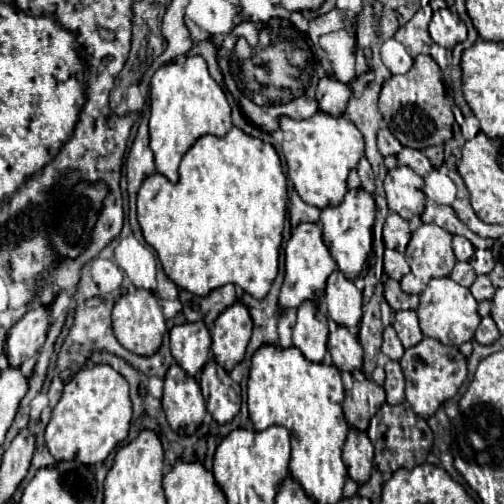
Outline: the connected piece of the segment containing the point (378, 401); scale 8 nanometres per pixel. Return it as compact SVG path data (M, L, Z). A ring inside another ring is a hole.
M368 378L354 380L352 390L346 392L346 398L342 402L342 410L348 426L366 432L370 418L384 402L386 402L386 394L382 386L374 384Z

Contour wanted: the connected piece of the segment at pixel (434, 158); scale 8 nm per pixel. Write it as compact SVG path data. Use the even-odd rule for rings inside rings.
M430 146L430 148L426 148L424 150L424 154L428 156L428 160L430 160L430 164L434 166L434 168L440 168L442 166L442 162L444 162L444 146Z

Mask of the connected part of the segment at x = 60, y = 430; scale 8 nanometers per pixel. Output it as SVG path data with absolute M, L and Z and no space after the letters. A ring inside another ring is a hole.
M106 364L82 368L64 388L52 418L46 426L46 446L56 462L78 460L90 470L102 466L108 454L128 438L132 420L132 402L128 396L128 382L122 374Z

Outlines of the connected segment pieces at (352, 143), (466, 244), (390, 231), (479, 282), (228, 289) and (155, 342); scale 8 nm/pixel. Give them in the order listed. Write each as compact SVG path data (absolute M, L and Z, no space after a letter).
M318 112L308 120L282 116L280 130L284 132L281 148L288 166L288 178L294 182L298 196L320 210L326 206L338 206L348 192L346 180L350 170L356 170L360 158L364 156L364 138L360 130L346 116L334 118L324 112Z
M454 236L452 248L454 248L455 257L458 258L458 260L468 262L468 260L474 256L474 246L472 246L472 242L466 240L464 236Z
M392 212L386 218L386 224L384 224L384 244L386 244L386 248L404 252L408 240L410 240L408 222L402 216L398 216L396 212Z
M478 276L476 282L470 286L470 292L474 294L474 298L478 302L484 302L484 300L492 300L494 296L494 286L490 284L488 276Z
M226 284L214 290L210 296L194 296L186 290L180 290L180 302L184 306L184 316L188 322L204 322L208 328L214 326L214 320L238 300L234 284Z
M136 290L136 292L124 294L114 306L112 328L114 328L118 342L126 350L130 350L132 354L138 354L138 356L156 354L160 344L162 344L162 338L166 334L166 320L164 320L162 308L158 304L158 298L152 292L146 292L146 290Z

